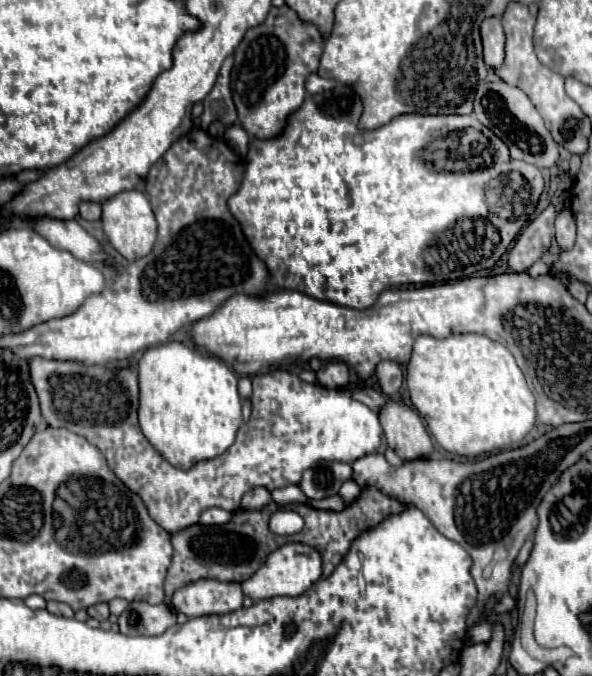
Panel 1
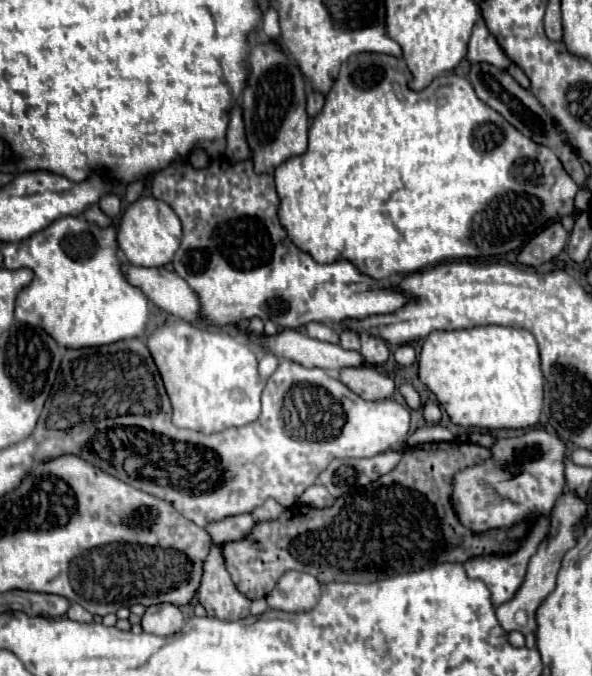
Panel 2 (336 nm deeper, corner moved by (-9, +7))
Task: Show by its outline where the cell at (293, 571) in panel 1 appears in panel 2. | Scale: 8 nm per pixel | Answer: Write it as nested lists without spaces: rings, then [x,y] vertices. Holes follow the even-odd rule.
[[[285,572],[273,592],[267,596],[267,604],[285,612],[311,610],[319,600],[319,580],[305,572]]]

